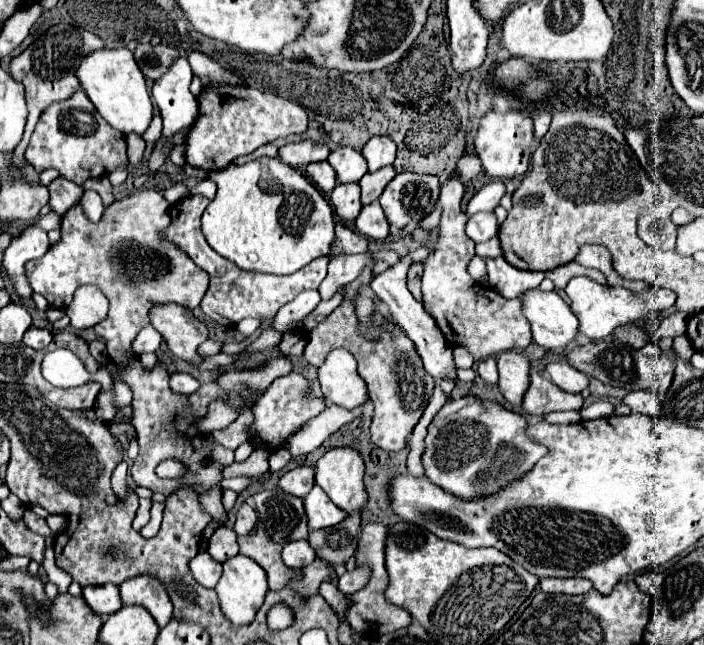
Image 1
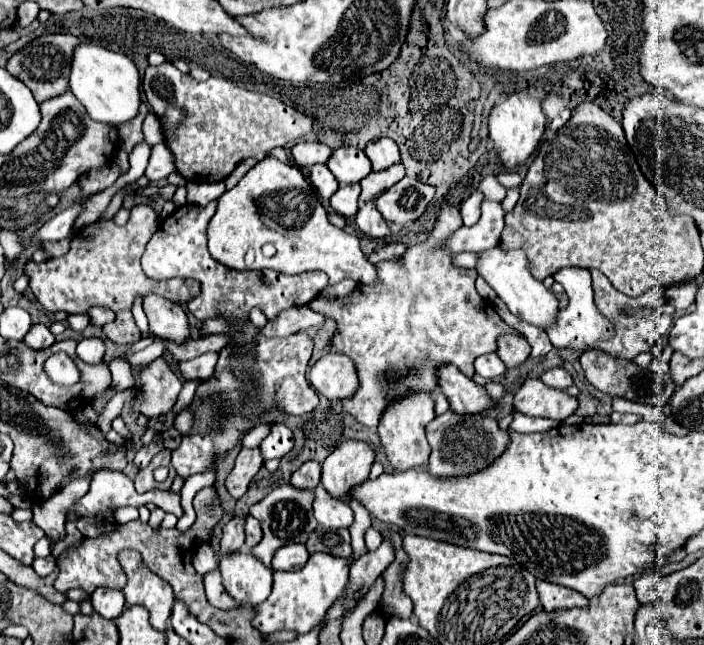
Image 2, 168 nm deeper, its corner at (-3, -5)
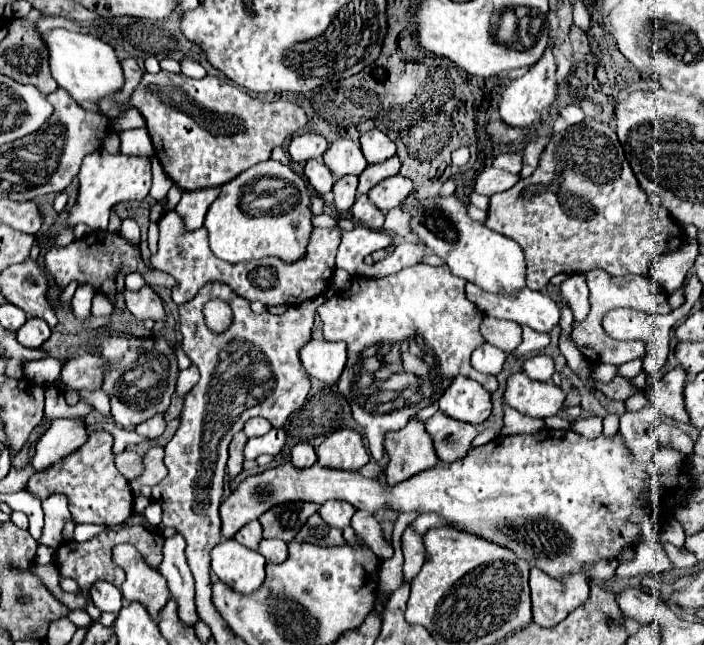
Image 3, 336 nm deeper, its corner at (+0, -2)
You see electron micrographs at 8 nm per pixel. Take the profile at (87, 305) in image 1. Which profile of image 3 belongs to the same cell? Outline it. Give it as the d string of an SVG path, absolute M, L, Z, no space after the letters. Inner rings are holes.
M97 294L97 296L93 298L91 314L93 314L93 316L107 318L107 316L111 316L111 314L113 314L113 304L111 304L107 298L103 298L103 294Z

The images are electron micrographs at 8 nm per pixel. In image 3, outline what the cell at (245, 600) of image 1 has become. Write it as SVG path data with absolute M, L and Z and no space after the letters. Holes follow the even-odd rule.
M221 540L211 552L211 568L239 594L253 594L265 580L265 558L237 540Z

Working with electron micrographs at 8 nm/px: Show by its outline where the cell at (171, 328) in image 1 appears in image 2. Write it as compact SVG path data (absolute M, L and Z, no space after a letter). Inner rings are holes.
M146 295L144 313L148 317L152 335L170 339L174 343L184 343L188 339L188 317L178 303L172 303L160 295Z

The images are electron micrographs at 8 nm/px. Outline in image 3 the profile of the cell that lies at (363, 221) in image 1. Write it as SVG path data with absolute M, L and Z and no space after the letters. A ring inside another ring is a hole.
M359 196L355 200L355 204L351 206L351 216L355 222L359 222L361 226L367 226L367 228L373 228L373 230L381 230L383 228L383 212L377 210L371 202L369 202L369 196Z

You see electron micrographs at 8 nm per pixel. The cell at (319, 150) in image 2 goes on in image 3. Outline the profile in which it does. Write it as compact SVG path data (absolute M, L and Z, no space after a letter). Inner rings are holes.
M299 134L289 142L289 154L295 162L307 162L313 158L321 158L329 148L327 140L319 134Z

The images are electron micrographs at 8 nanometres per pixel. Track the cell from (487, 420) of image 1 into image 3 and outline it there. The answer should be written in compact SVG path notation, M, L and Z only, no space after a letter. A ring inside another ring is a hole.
M435 412L425 422L425 430L433 438L433 448L439 462L445 464L465 458L473 450L473 438L479 434L473 424L449 418L443 412Z

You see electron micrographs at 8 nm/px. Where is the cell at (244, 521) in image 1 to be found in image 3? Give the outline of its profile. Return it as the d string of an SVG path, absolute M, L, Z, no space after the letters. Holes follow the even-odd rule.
M253 520L245 528L241 528L235 534L235 540L241 542L243 546L251 548L251 550L257 550L259 548L259 542L261 542L261 524L259 524L259 520Z

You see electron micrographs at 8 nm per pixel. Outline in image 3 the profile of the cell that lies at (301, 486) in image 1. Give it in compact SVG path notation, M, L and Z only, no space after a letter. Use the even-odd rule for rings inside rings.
M297 444L291 450L291 464L297 466L299 470L311 468L315 462L317 462L317 454L315 454L313 446L309 446L309 444Z

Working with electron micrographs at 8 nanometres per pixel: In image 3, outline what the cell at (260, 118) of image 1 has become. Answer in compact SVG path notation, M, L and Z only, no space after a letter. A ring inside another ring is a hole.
M159 70L157 74L145 72L133 92L131 104L147 122L155 156L167 176L183 190L229 182L253 164L267 160L275 146L281 146L307 124L305 110L295 102L261 102L215 76L195 80L167 70Z

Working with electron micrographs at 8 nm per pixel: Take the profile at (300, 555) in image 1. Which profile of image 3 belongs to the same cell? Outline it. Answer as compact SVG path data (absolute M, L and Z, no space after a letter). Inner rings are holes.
M263 540L259 546L259 552L267 558L267 562L273 562L273 564L281 564L289 556L287 544L283 540Z

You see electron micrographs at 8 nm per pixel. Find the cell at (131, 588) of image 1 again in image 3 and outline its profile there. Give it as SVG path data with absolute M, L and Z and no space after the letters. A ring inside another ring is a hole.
M119 544L113 548L113 562L121 566L127 574L127 580L121 586L123 598L141 602L153 620L157 620L161 608L169 600L169 588L165 578L149 568L141 558L139 550L131 544Z

